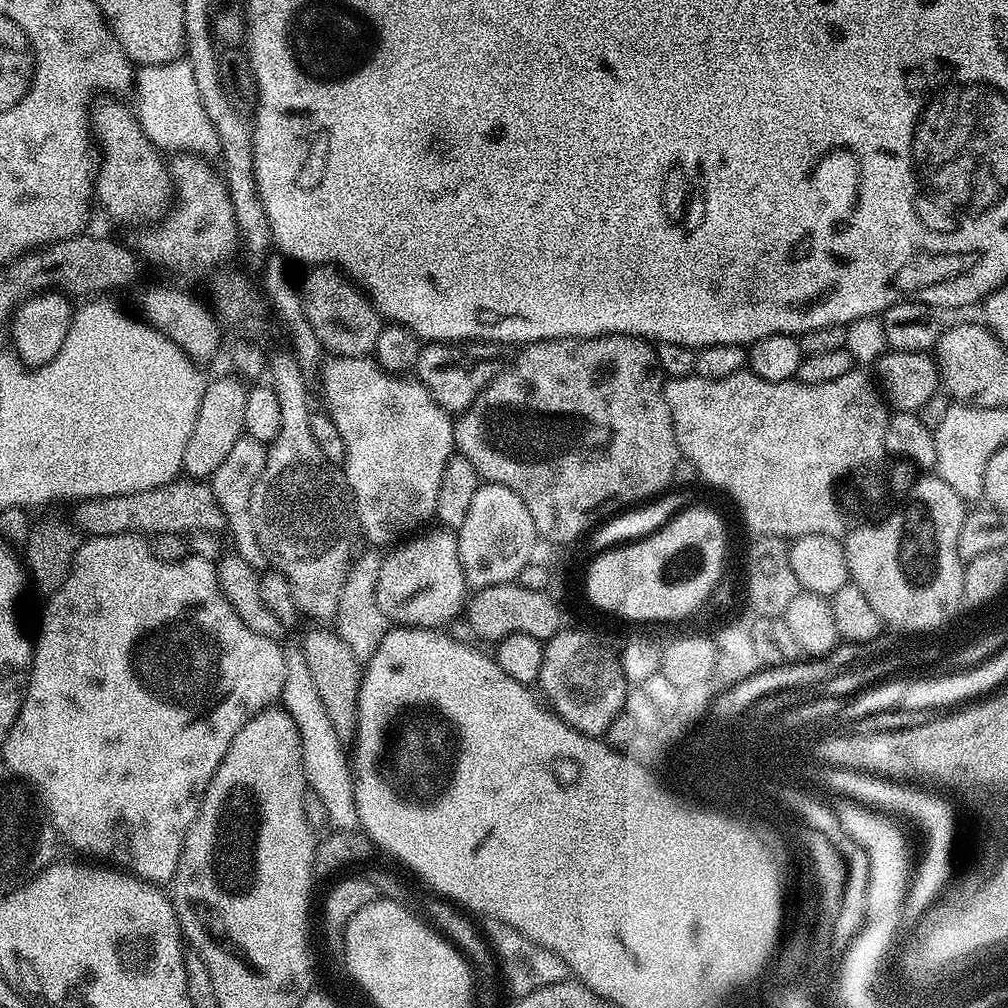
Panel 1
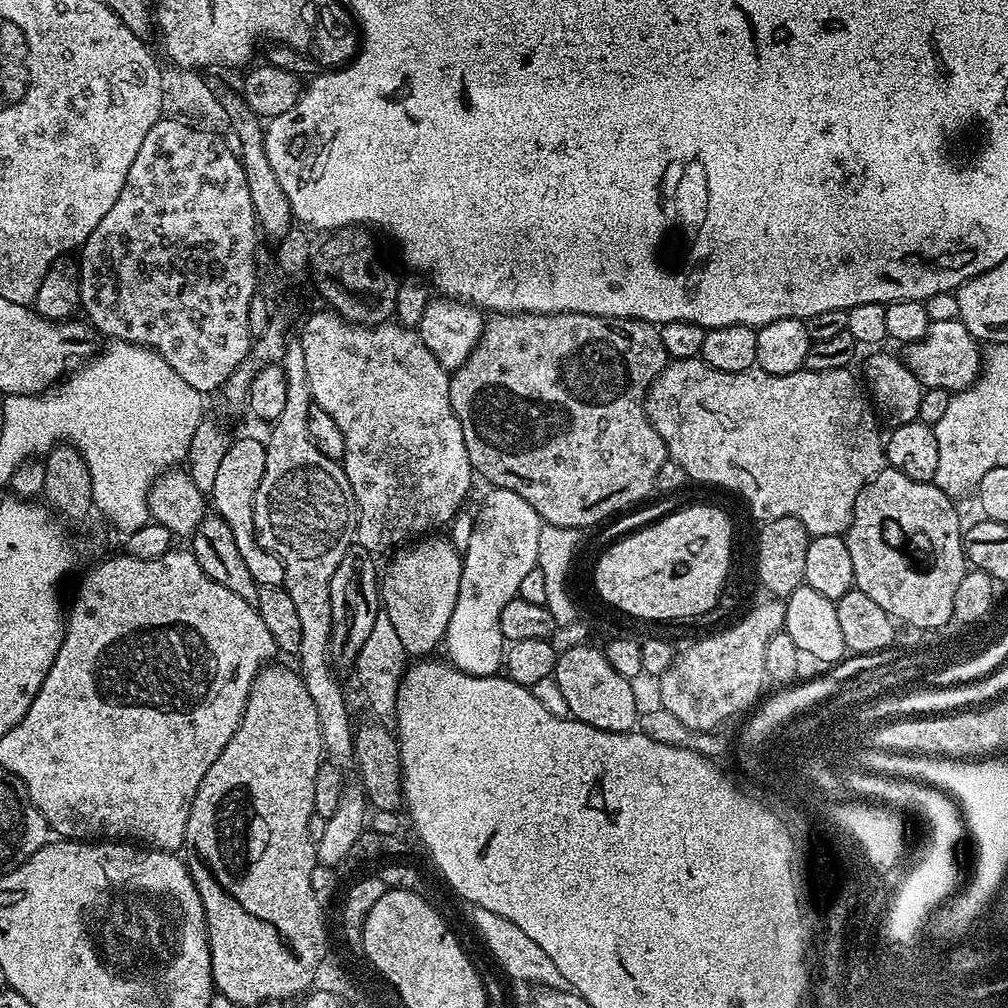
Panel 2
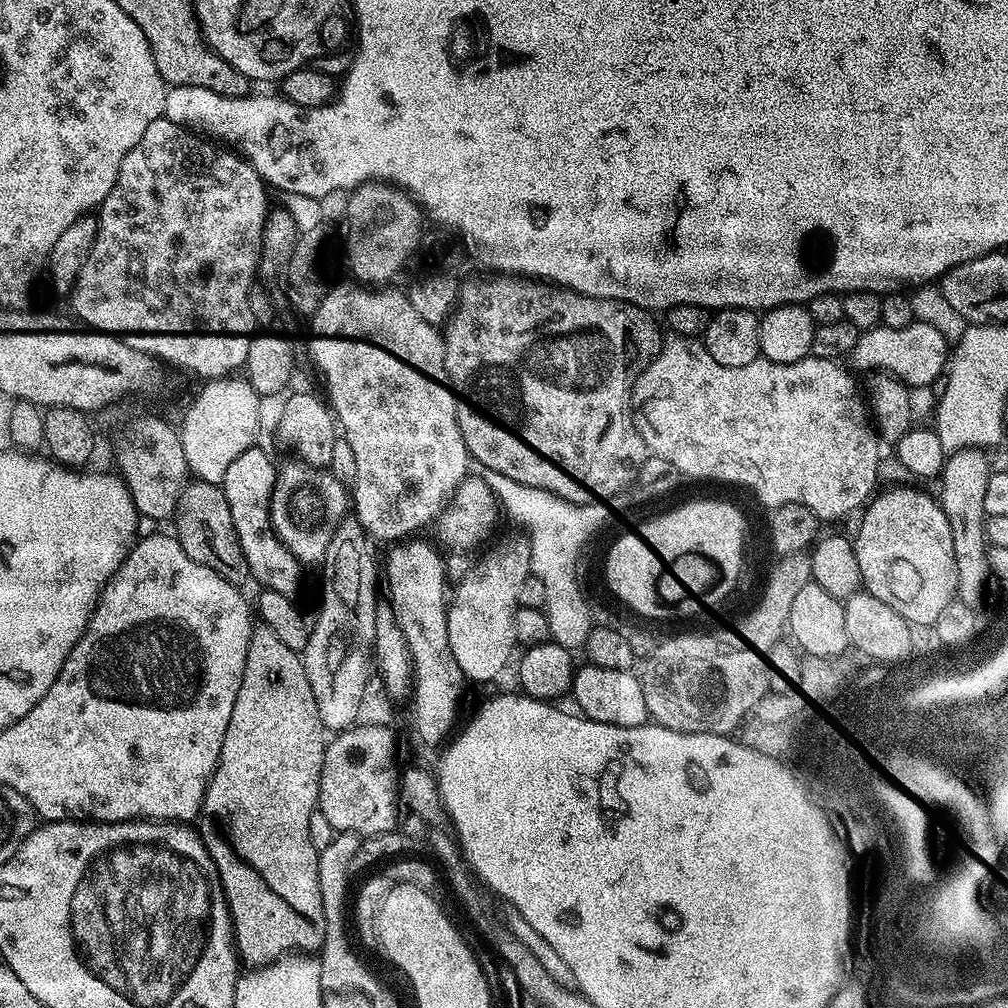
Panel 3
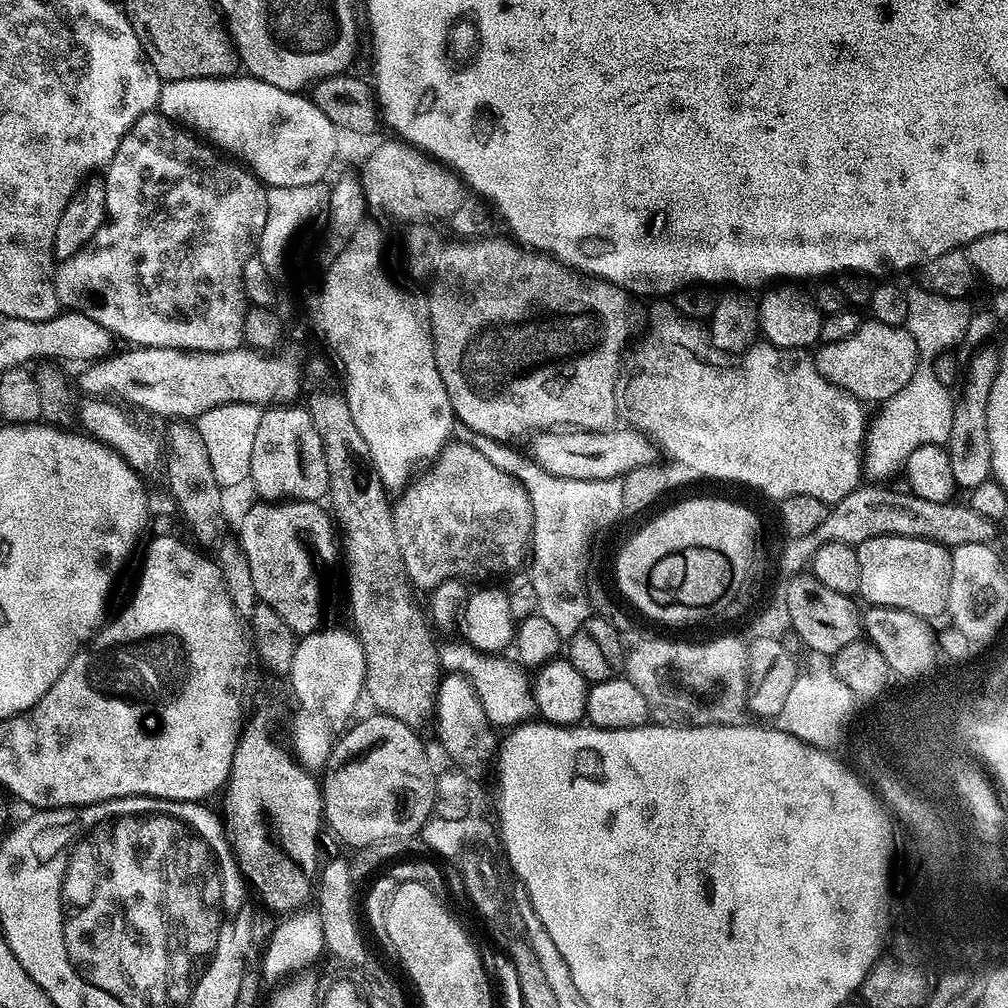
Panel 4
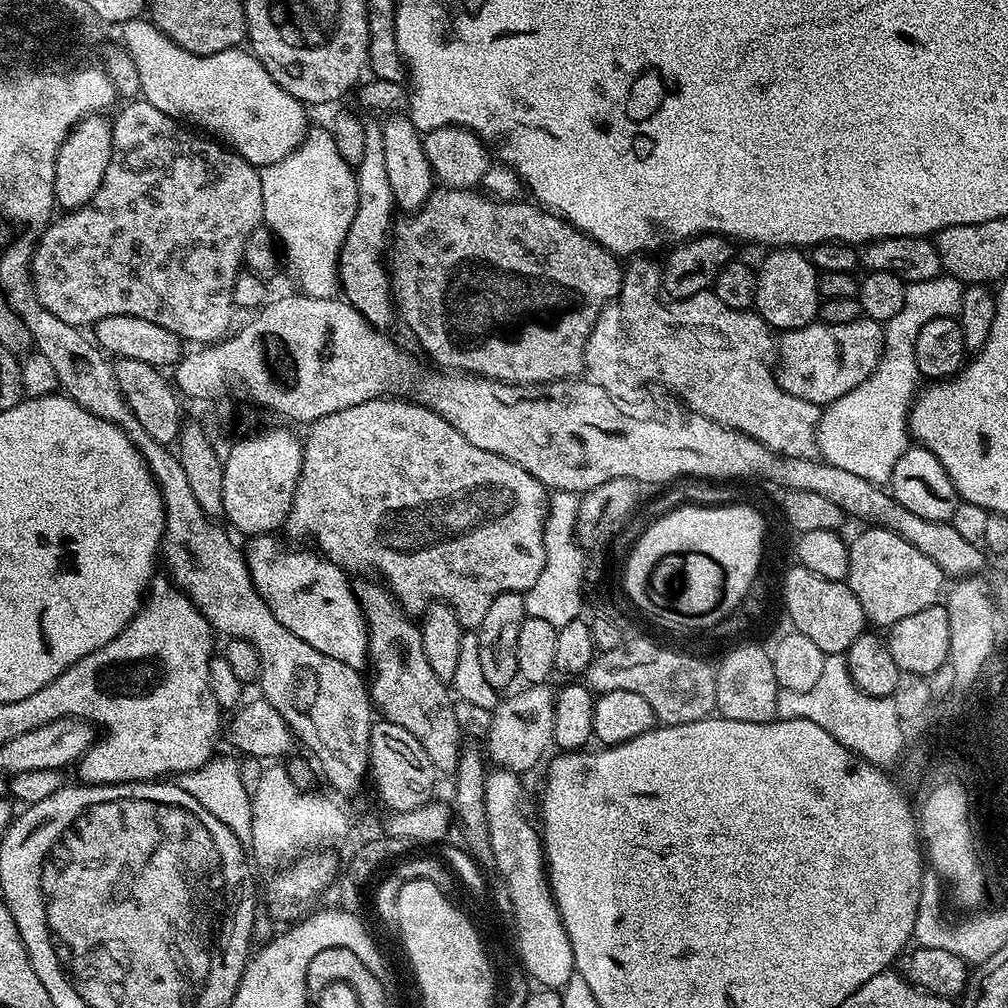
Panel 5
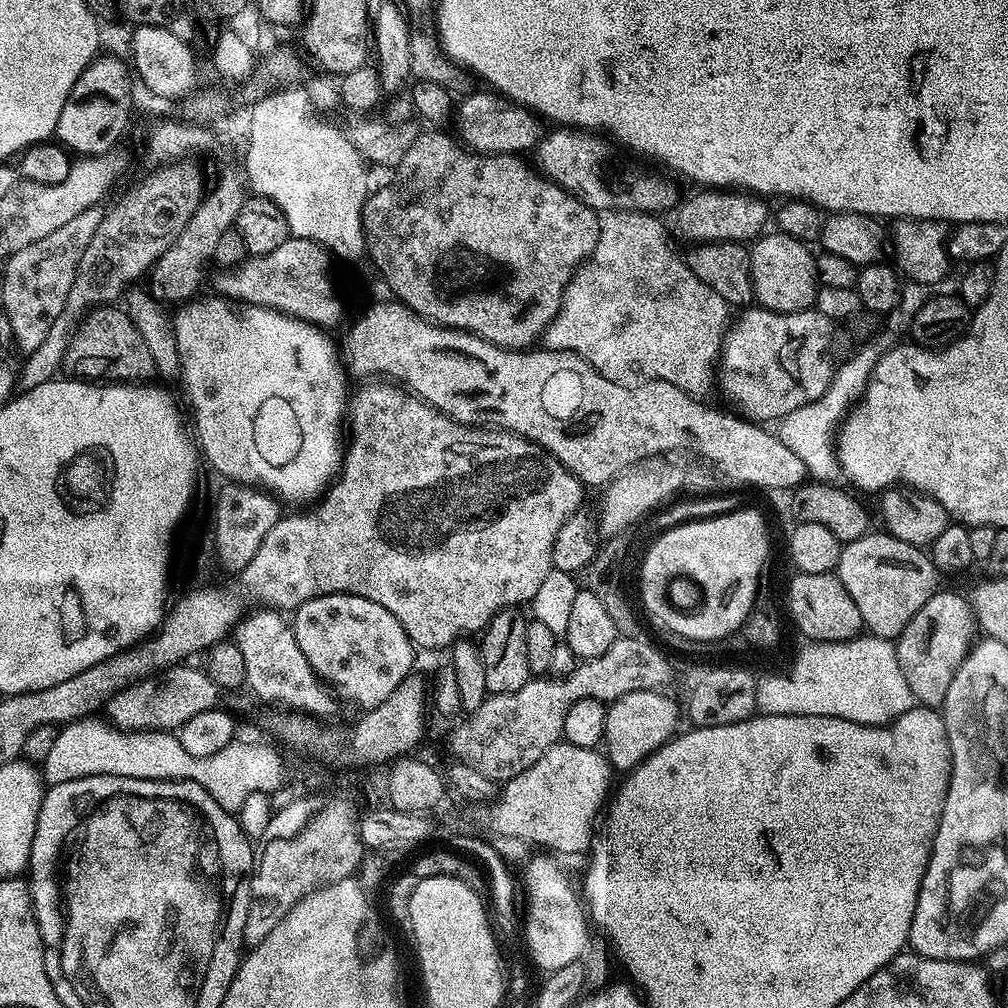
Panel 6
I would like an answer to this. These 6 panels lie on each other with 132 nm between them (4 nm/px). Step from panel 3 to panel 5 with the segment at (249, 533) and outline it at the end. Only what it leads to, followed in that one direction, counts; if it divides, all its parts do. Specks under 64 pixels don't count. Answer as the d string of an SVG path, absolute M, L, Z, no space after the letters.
M272 534L251 537L247 541L246 559L252 587L263 596L268 609L302 642L314 646L338 662L357 670L369 663L368 624L356 600L353 585L348 585L349 573L340 565L315 551L303 552L300 548L279 548Z

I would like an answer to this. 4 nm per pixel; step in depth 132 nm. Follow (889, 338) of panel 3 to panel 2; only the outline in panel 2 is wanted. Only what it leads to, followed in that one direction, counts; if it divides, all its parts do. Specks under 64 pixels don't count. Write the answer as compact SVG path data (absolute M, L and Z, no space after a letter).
M958 318L950 321L931 321L926 334L922 334L918 342L903 349L902 359L904 365L914 374L914 378L918 378L921 388L941 388L957 393L979 379L982 348Z

